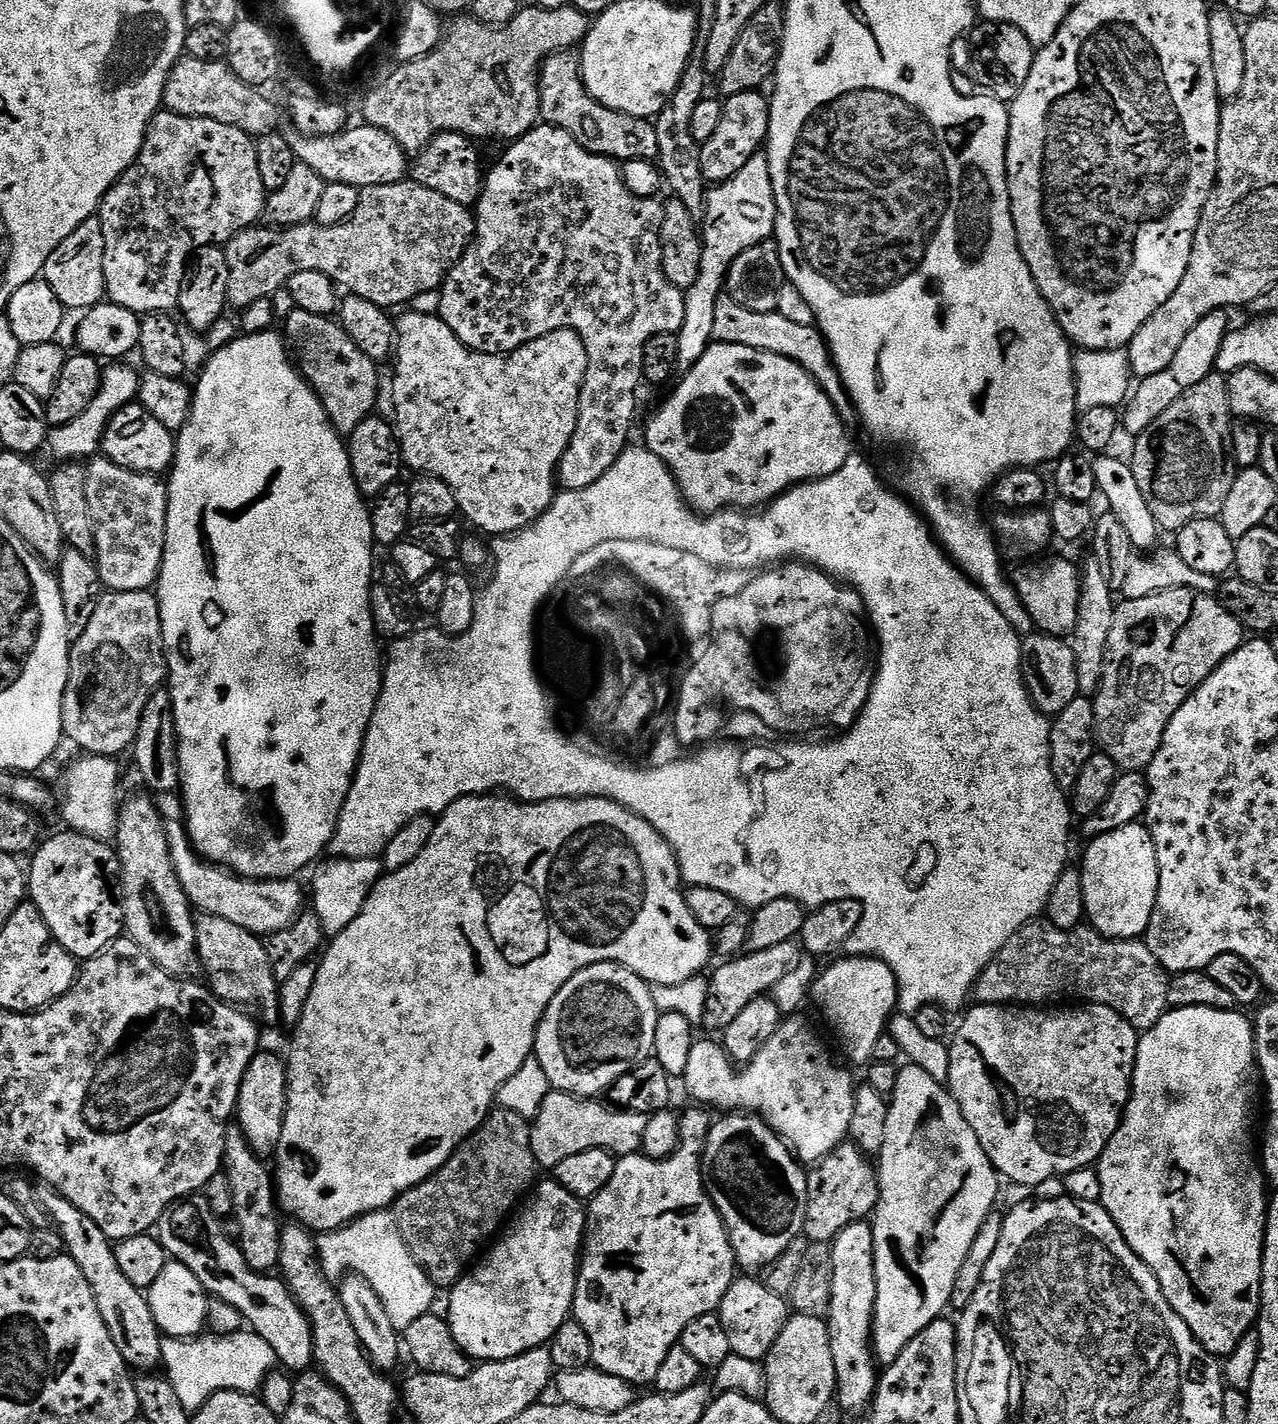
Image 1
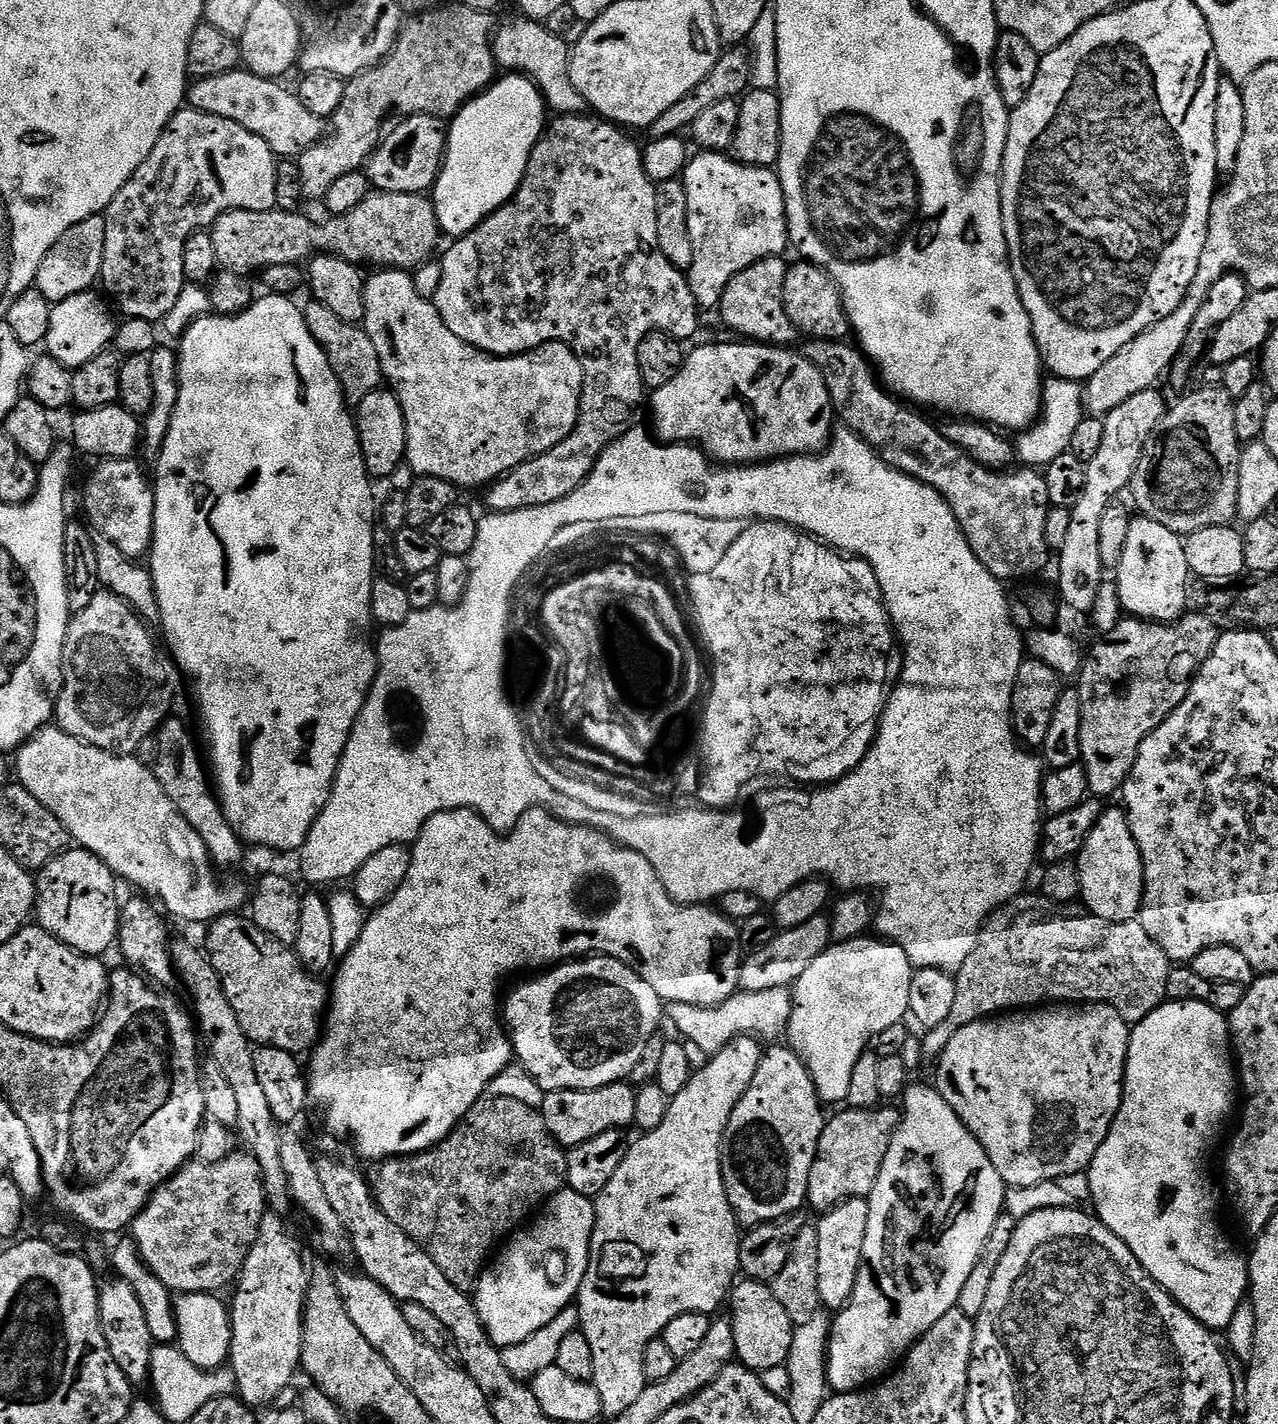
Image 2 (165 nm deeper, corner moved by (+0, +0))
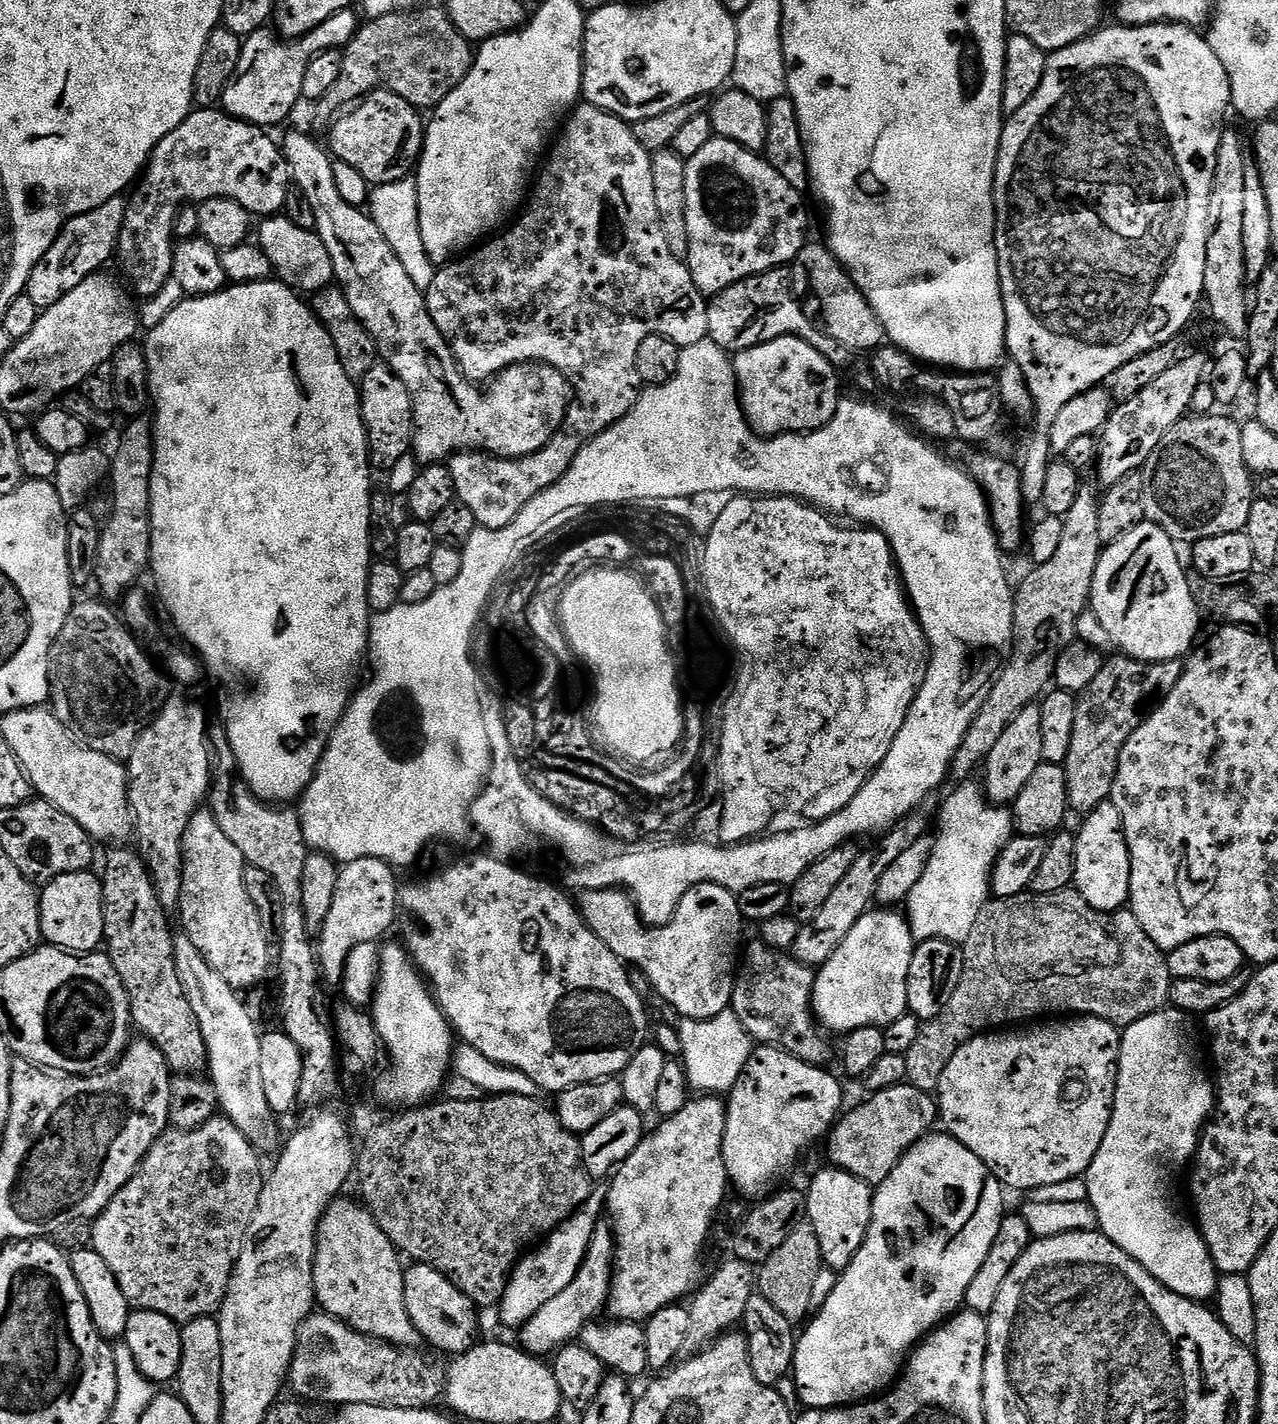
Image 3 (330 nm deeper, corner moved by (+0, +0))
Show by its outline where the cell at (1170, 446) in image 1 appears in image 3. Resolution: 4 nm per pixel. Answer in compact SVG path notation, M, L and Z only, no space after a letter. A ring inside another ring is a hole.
M1189 414L1166 430L1166 438L1154 446L1150 458L1144 463L1144 519L1156 523L1175 542L1185 546L1197 544L1202 538L1218 534L1244 531L1246 518L1250 518L1253 473L1248 471L1246 458L1242 458L1241 425L1228 416L1195 416Z

